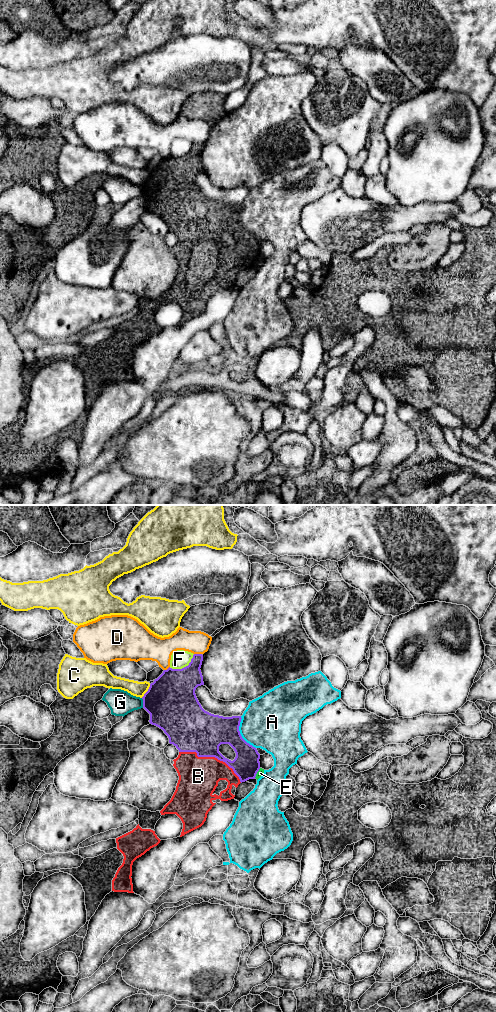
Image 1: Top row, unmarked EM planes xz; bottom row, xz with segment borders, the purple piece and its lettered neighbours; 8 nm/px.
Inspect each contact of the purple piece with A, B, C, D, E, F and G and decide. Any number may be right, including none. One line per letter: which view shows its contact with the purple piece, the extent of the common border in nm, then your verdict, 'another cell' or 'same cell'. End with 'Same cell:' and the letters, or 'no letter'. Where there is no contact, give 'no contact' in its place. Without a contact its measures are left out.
A: contact in xz; length 300 nm; another cell
B: contact in xz; length 550 nm; same cell
C: contact in xz; length 130 nm; another cell
D: contact in xz; length 60 nm; another cell
E: contact in xz; length 90 nm; another cell
F: contact in xz; length 240 nm; another cell
G: contact in xz; length 80 nm; another cell
Same cell: B

